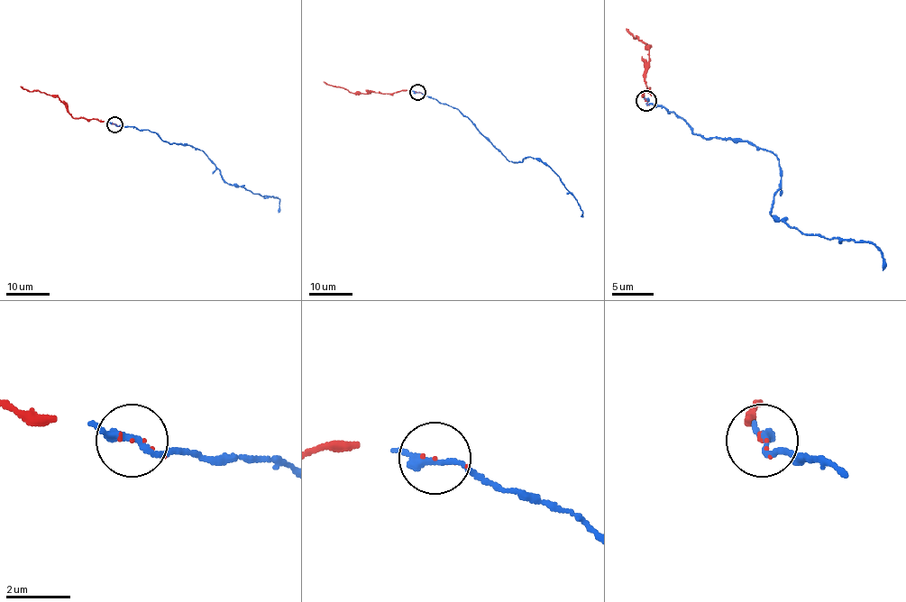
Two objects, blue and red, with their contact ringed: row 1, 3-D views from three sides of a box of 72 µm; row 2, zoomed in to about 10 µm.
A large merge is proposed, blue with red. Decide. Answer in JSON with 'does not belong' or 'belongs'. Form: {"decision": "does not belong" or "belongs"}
{"decision": "belongs"}

